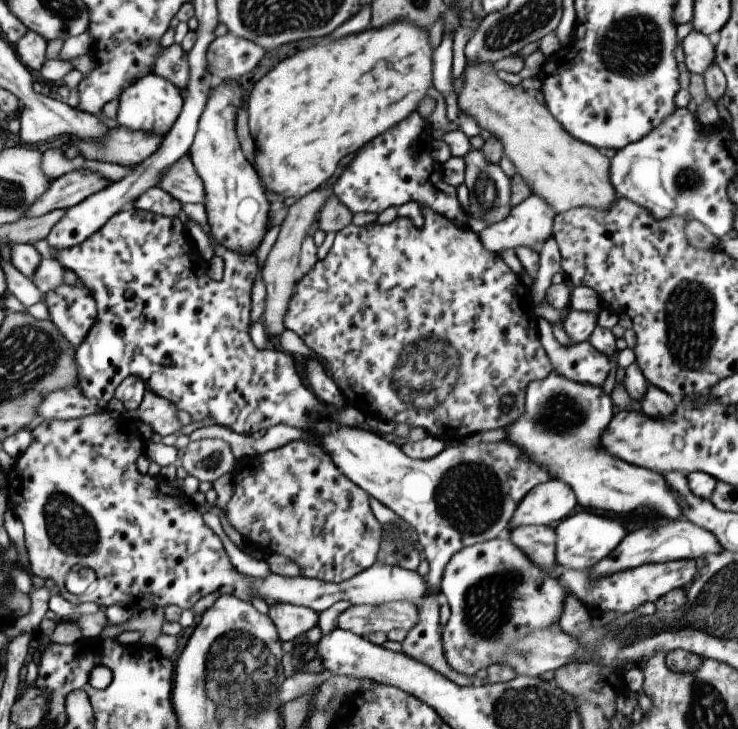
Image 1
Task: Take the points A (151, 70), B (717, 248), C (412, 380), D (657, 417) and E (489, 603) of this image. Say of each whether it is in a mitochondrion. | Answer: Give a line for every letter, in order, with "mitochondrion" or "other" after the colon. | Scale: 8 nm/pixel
A: other
B: other
C: mitochondrion
D: other
E: mitochondrion

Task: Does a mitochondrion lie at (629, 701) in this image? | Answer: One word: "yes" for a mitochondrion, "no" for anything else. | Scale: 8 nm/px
no

